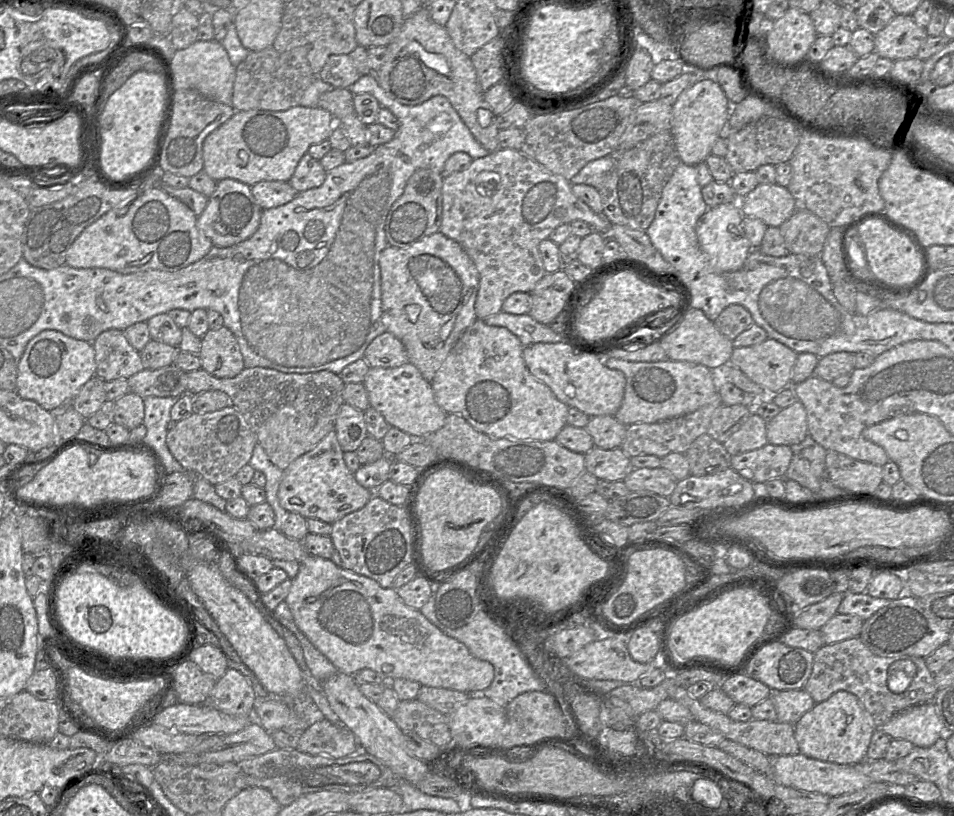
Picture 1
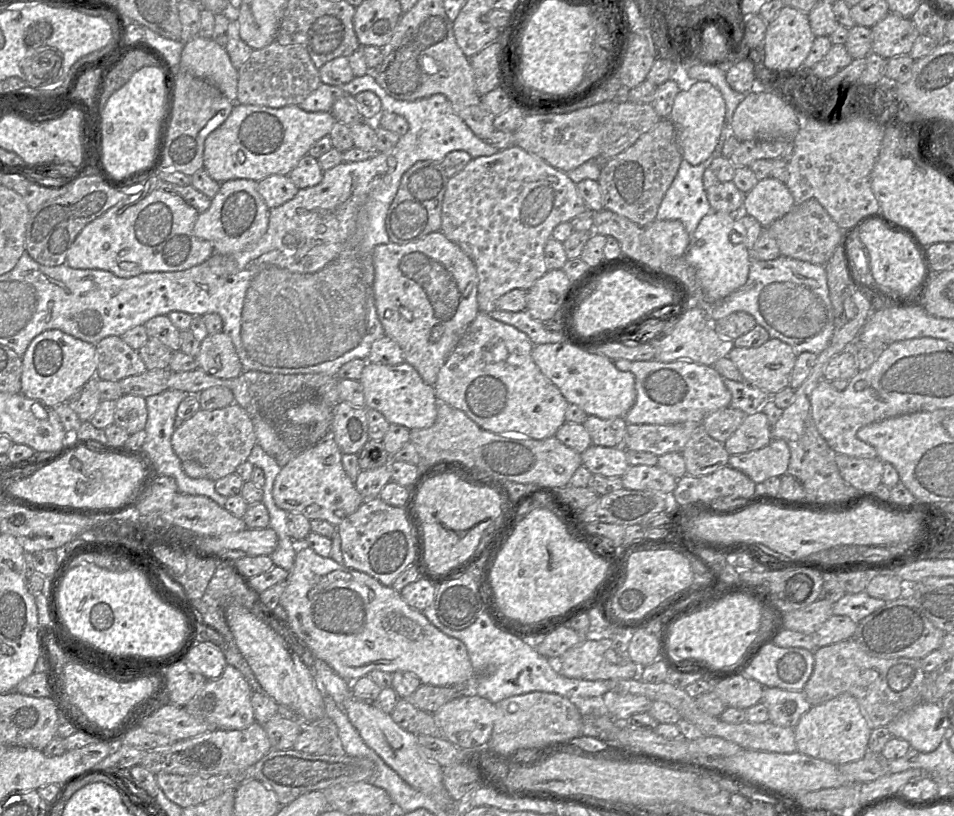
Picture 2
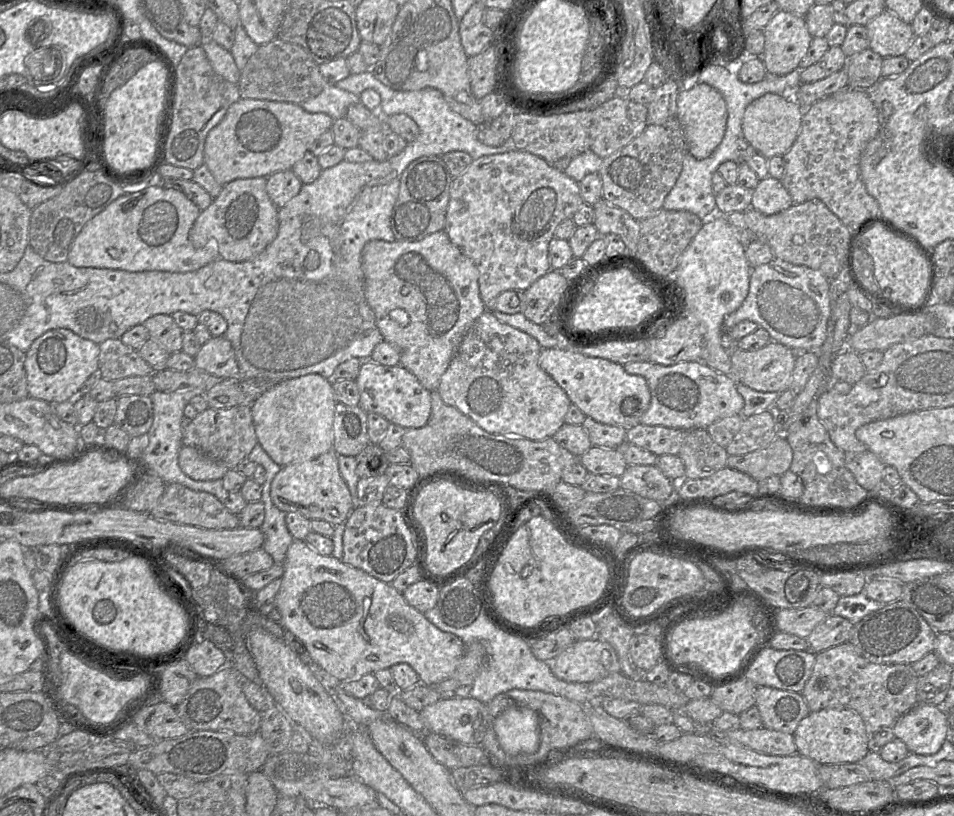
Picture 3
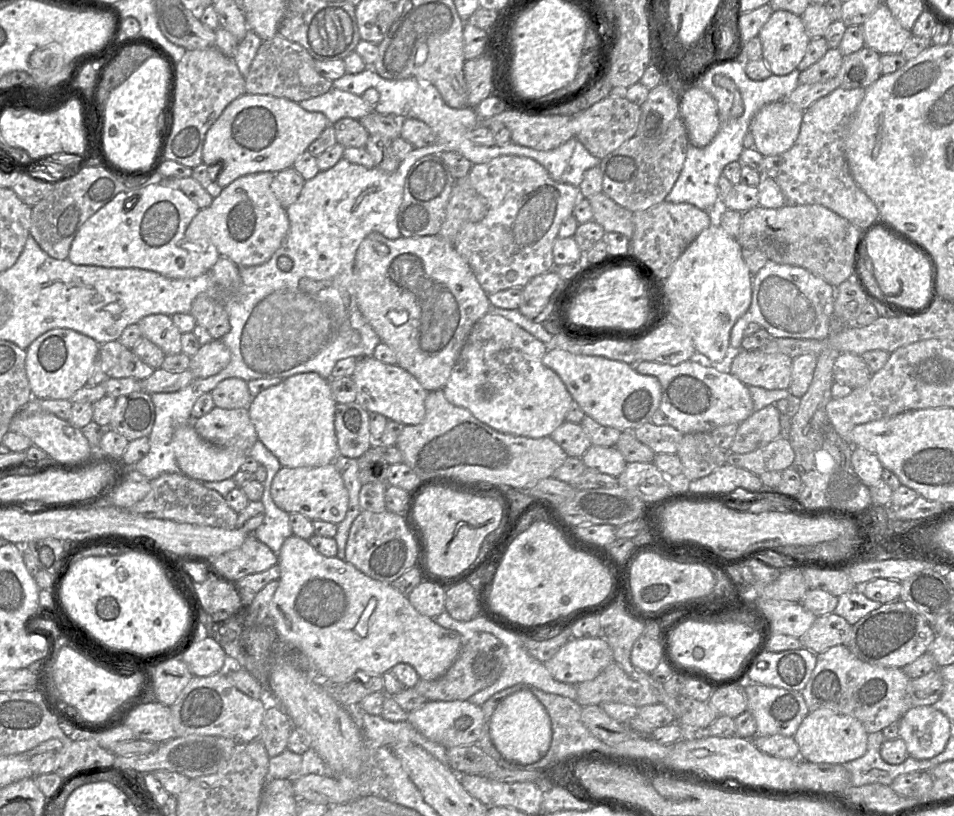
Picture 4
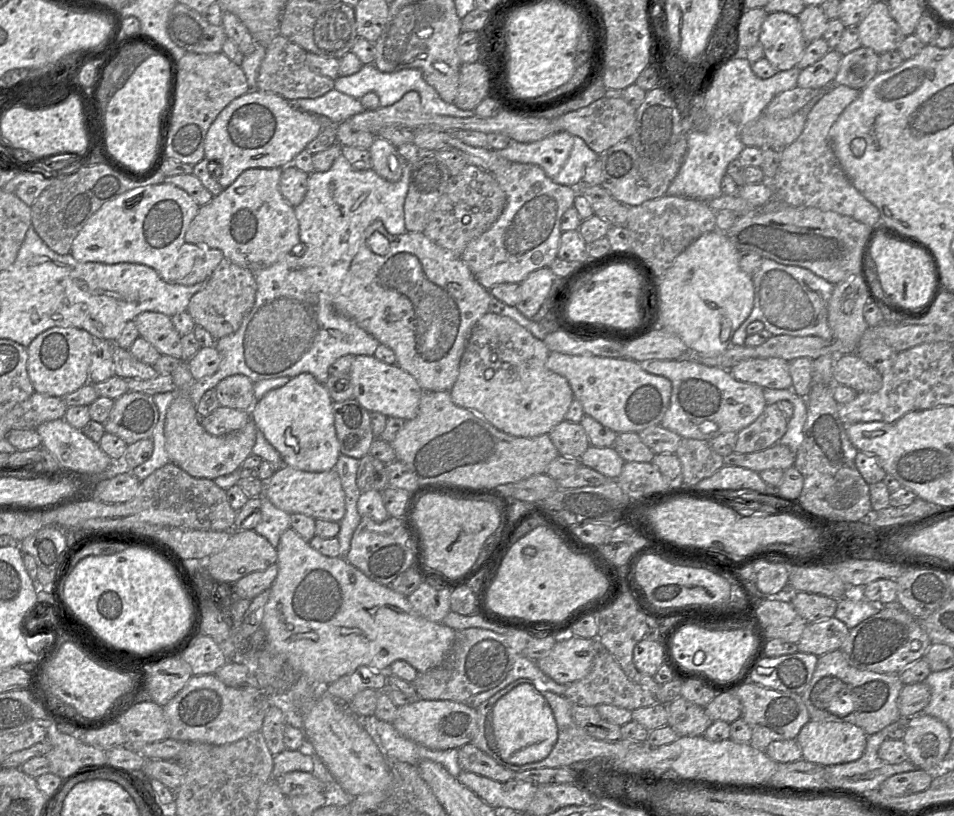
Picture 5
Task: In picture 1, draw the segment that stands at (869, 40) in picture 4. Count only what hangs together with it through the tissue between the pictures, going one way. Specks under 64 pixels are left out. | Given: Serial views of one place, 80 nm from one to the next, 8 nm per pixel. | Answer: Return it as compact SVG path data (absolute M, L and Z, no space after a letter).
M895 15L875 34L874 52L892 61L915 58L927 37L925 28L917 25L911 16Z

